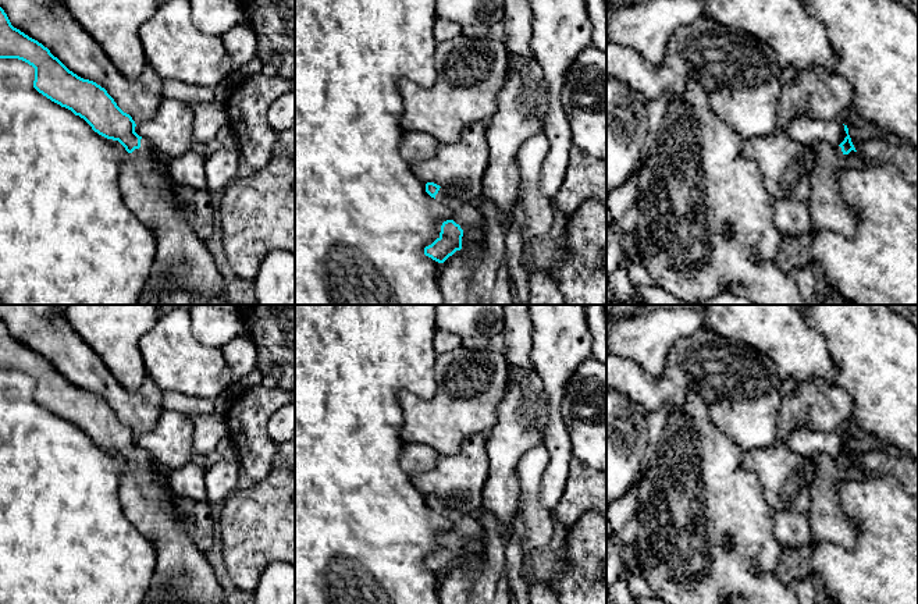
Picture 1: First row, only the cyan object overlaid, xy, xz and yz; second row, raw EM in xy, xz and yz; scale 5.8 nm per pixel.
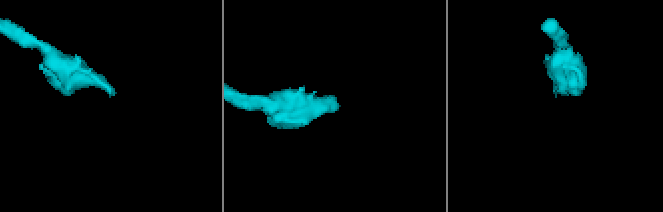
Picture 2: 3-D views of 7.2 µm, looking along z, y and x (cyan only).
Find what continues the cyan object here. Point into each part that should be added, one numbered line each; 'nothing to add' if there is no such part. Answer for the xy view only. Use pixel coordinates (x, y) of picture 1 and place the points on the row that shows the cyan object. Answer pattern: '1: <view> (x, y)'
1: xy (184, 260)

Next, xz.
1: xz (468, 215)

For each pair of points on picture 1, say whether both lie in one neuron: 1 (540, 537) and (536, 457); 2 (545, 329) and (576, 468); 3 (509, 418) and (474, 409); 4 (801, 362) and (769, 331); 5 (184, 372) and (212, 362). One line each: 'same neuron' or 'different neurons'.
1: same neuron
2: different neurons
3: different neurons
4: same neuron
5: same neuron

